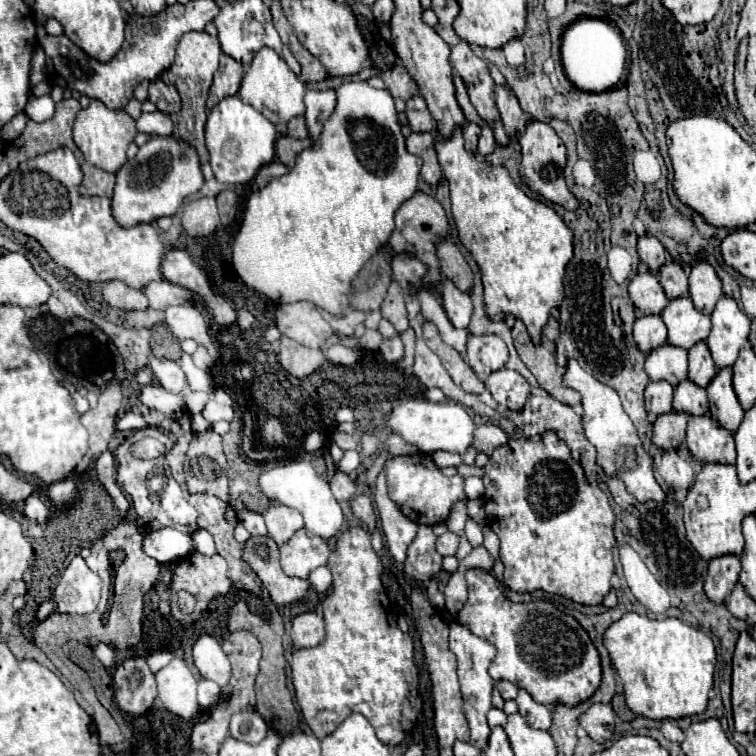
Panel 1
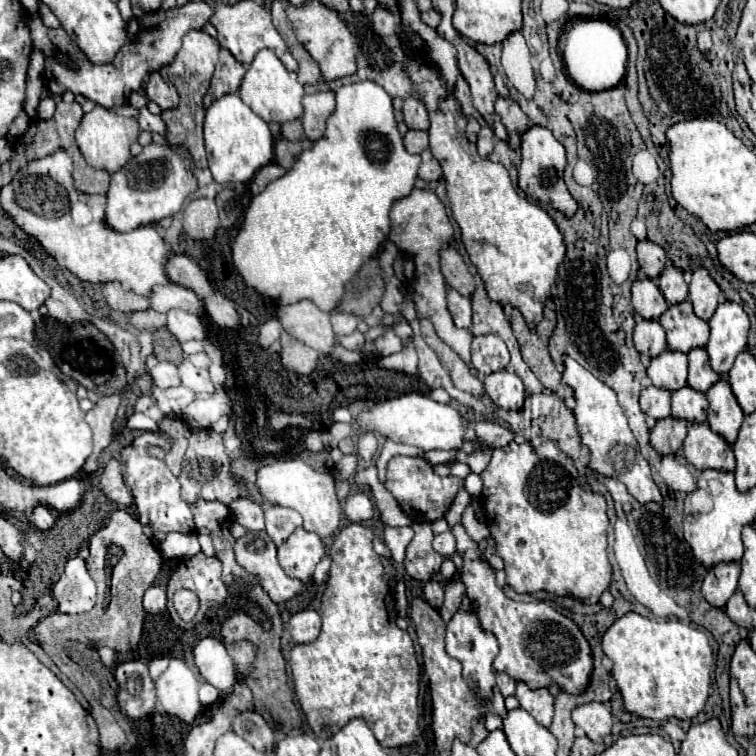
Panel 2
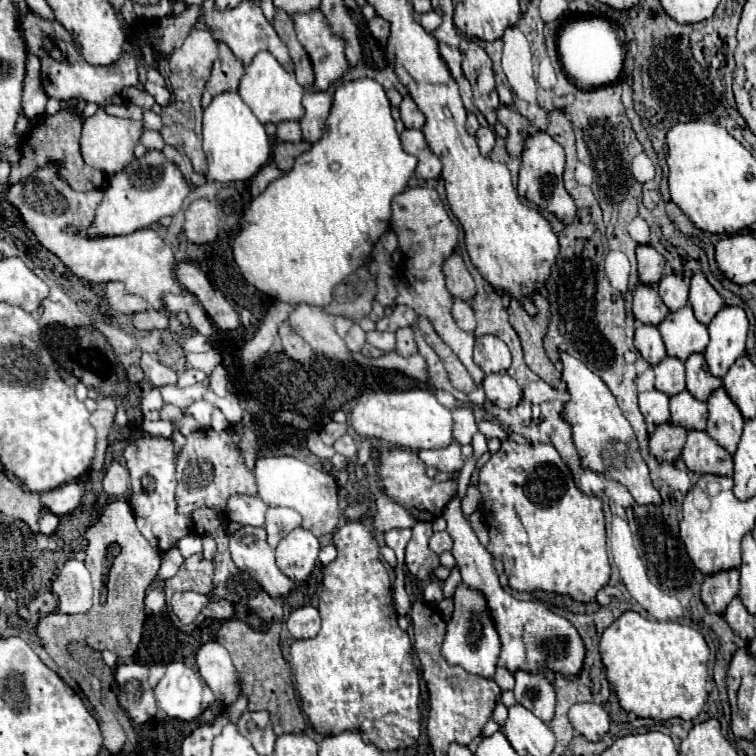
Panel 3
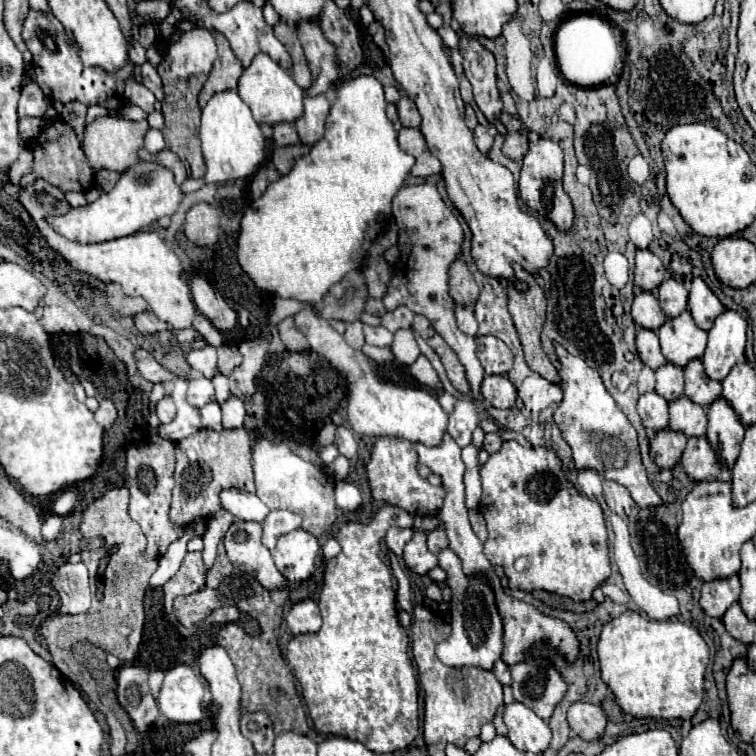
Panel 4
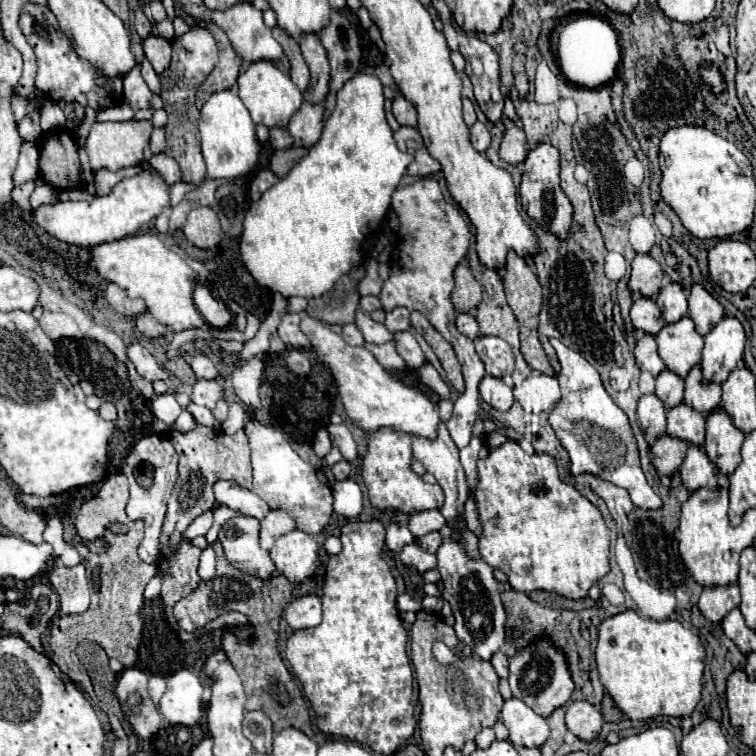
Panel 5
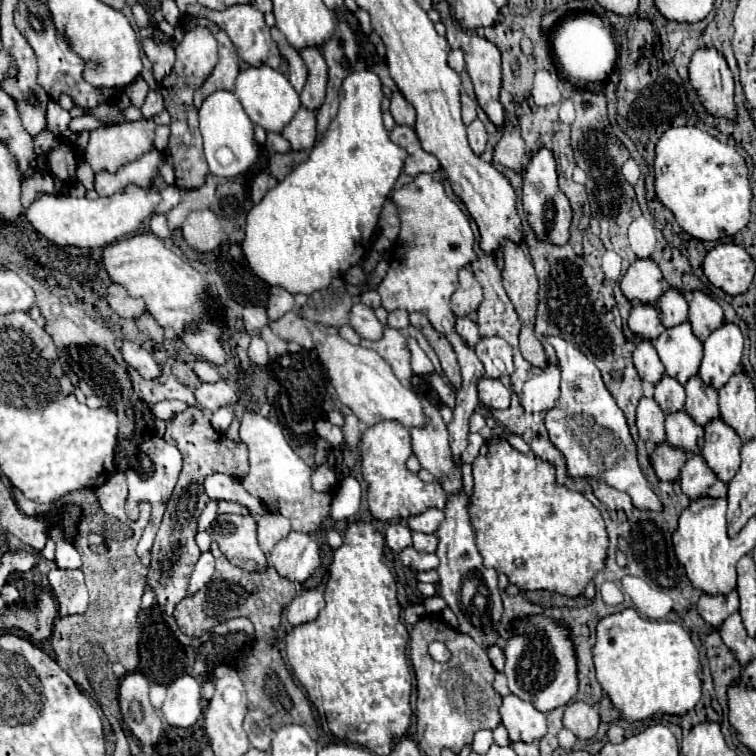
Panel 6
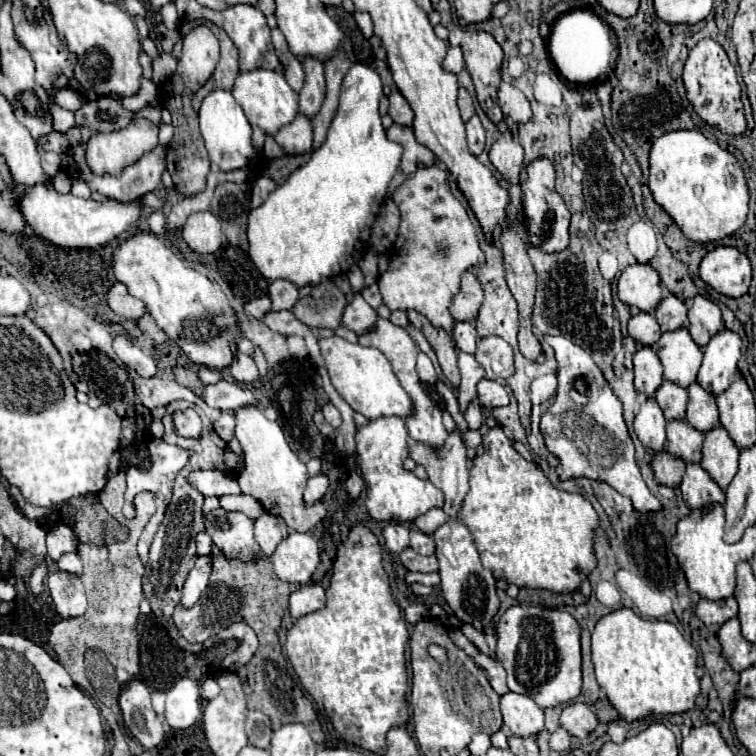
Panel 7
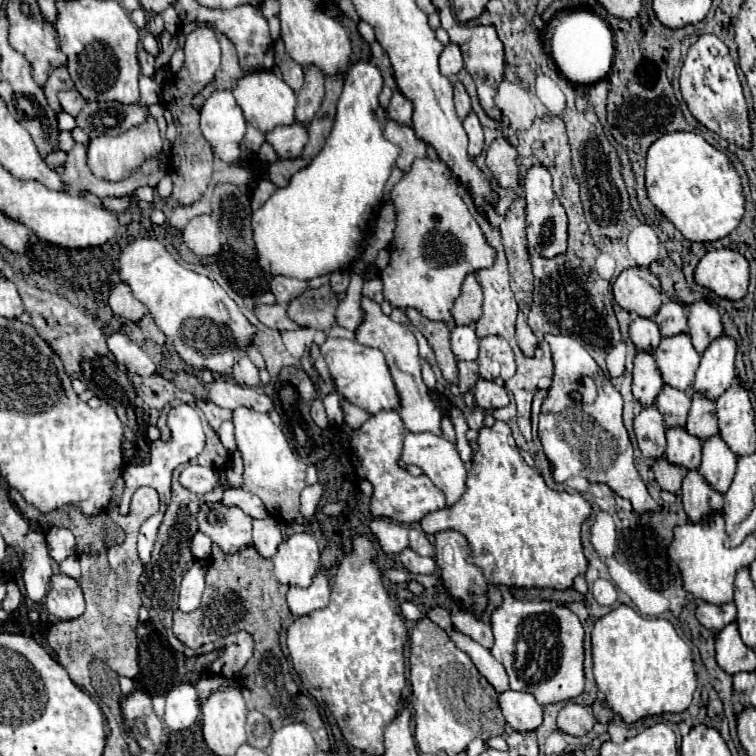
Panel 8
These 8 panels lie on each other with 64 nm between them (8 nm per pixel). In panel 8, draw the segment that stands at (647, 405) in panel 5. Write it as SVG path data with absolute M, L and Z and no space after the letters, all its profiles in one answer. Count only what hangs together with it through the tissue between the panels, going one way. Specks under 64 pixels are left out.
M648 406L640 410L640 414L634 418L634 432L636 432L638 448L644 458L658 460L664 456L666 428L662 424L662 414L656 410L656 406Z

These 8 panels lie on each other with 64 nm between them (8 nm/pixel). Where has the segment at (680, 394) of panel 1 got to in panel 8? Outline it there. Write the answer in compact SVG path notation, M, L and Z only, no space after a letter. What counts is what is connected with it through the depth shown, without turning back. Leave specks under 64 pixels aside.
M668 428L666 438L666 460L670 464L682 466L684 470L698 470L702 442L696 436L690 436L684 428Z

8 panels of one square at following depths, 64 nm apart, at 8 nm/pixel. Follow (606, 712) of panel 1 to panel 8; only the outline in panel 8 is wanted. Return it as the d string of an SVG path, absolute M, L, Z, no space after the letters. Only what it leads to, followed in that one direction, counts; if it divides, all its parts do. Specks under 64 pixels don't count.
M568 702L558 712L558 728L570 736L584 736L592 730L594 722L596 718L592 716L592 712L576 702Z

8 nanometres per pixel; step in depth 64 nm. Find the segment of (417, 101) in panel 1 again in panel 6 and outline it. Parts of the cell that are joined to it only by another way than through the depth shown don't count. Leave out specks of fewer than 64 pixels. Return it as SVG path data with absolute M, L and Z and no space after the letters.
M398 90L392 92L392 98L390 98L390 114L394 116L396 124L414 126L414 122L416 122L416 110L414 110L414 106L408 104L406 98Z

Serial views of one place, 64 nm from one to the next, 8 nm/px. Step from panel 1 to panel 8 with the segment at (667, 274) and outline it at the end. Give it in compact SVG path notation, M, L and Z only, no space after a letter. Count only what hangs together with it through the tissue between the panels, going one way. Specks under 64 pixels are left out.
M664 302L662 308L658 310L658 314L654 316L654 322L660 328L660 334L664 338L668 336L676 336L676 334L686 334L688 332L688 324L686 324L686 314L684 314L684 306L680 302Z

